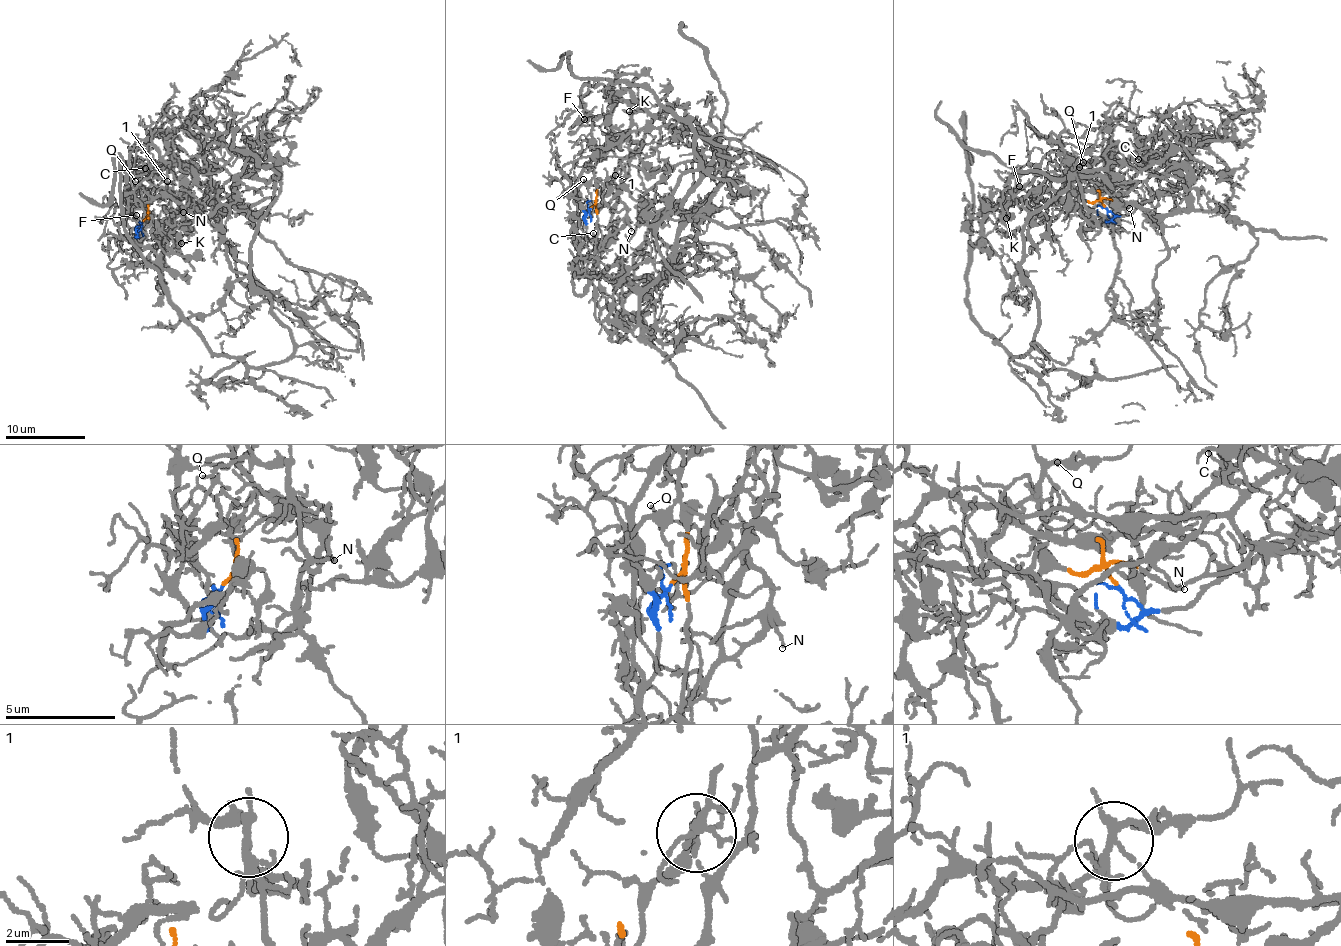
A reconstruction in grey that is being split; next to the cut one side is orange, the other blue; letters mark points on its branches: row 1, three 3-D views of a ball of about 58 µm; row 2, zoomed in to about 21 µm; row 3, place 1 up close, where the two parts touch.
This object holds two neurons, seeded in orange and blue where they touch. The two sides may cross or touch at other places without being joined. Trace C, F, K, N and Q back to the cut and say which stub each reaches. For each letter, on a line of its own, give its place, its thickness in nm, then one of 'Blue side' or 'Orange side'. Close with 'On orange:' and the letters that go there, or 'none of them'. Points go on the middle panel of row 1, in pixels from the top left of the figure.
C: Place: (593, 233). Thickness 130 nm. Blue side
F: Place: (584, 119). Thickness 100 nm. Orange side
K: Place: (629, 111). Thickness 130 nm. Orange side
N: Place: (631, 231). Thickness 120 nm. Blue side
Q: Place: (583, 179). Thickness 70 nm. Orange side
On orange: F, K, Q

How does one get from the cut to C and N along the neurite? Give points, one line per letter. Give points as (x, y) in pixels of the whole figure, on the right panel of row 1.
C: (1106, 207), (1131, 214), (1161, 192), (1185, 188), (1197, 177), (1195, 171), (1177, 166), (1149, 173), (1137, 158)
N: (1106, 207), (1131, 214), (1161, 192), (1185, 188), (1197, 177), (1195, 171), (1157, 166), (1119, 199), (1129, 207)

